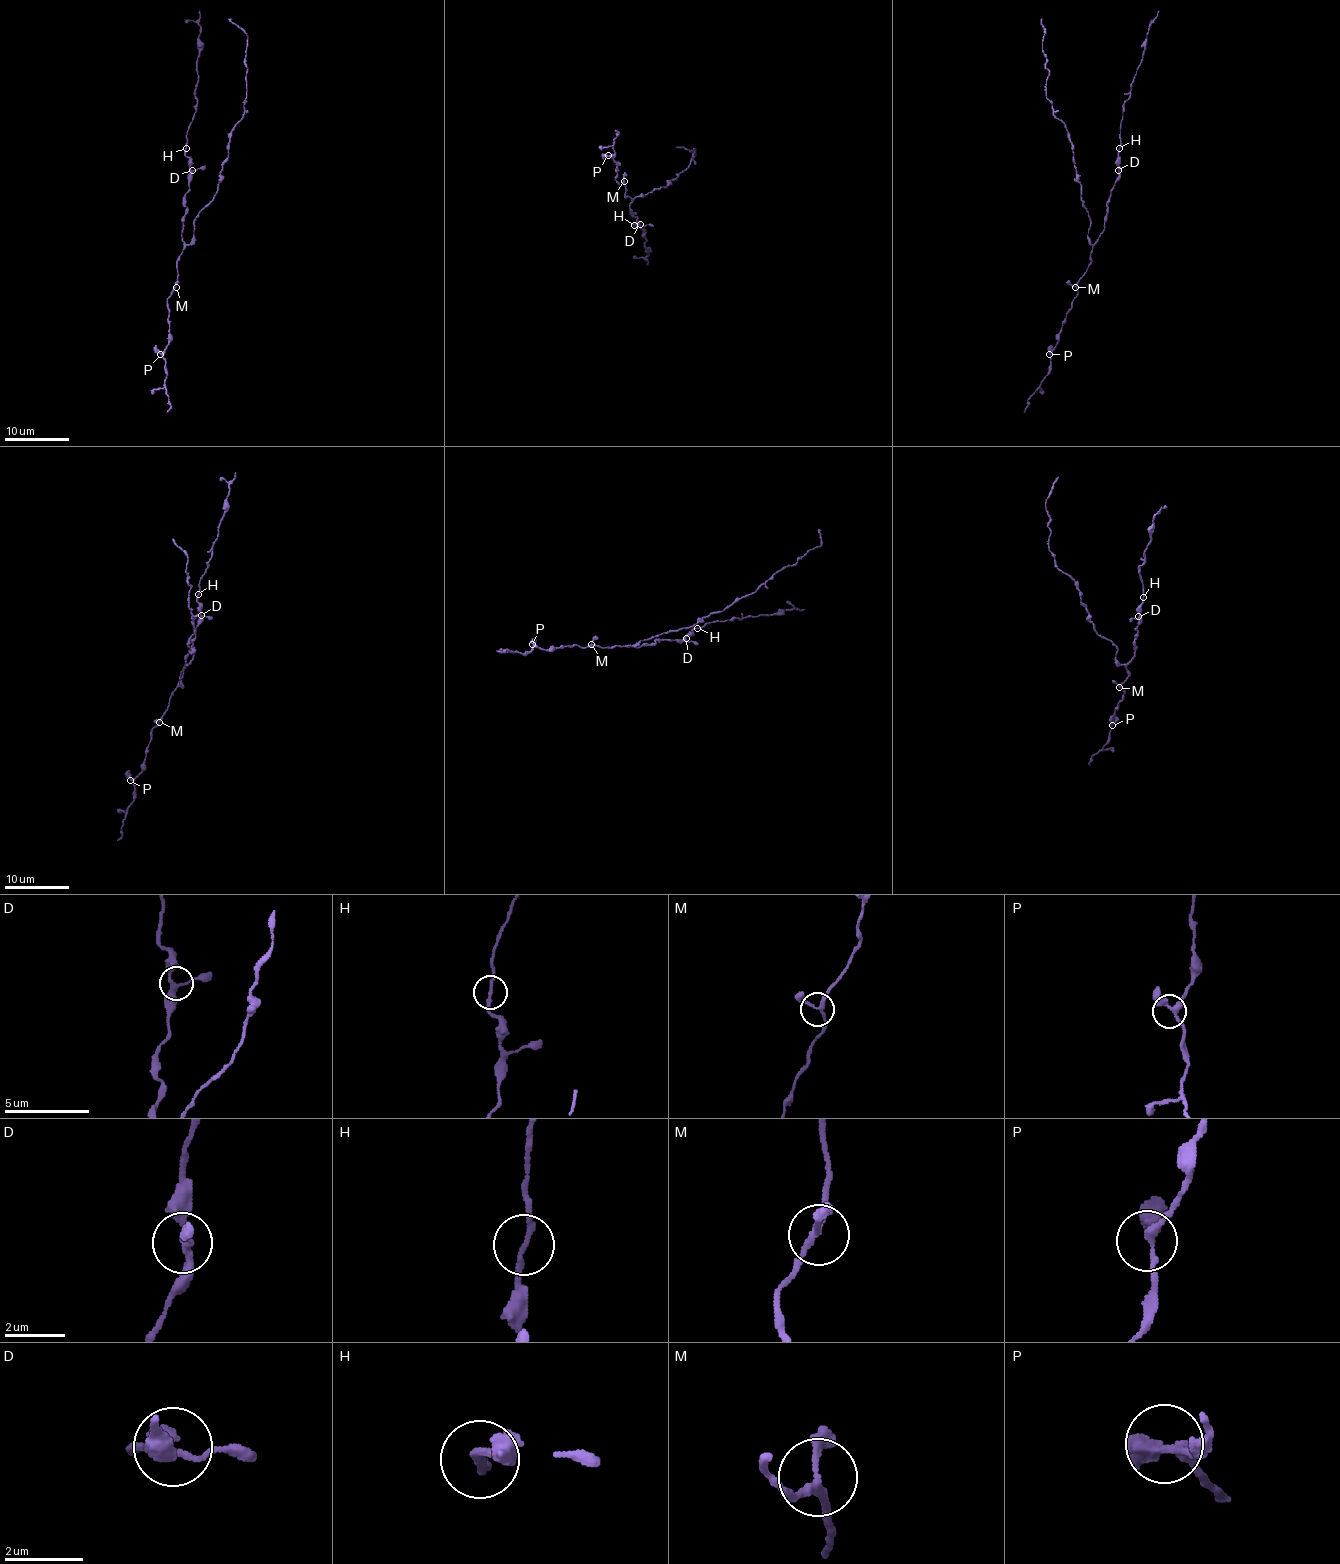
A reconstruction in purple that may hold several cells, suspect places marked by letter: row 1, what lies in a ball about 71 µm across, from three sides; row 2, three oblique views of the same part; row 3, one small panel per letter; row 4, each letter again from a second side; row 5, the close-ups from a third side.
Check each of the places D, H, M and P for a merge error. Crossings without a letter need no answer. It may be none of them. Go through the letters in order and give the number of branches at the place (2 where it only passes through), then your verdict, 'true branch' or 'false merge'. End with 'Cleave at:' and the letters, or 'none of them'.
D: 3 | true branch
H: 2 | true branch
M: 3 | true branch
P: 3 | true branch
Cleave at: none of them

